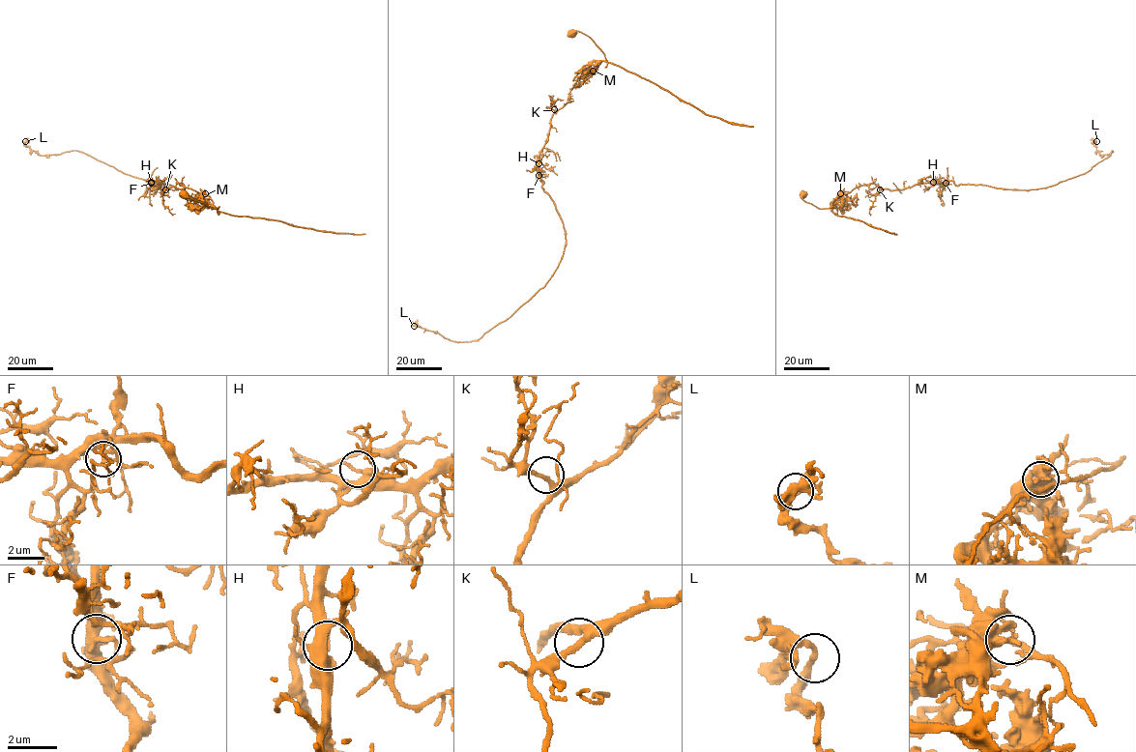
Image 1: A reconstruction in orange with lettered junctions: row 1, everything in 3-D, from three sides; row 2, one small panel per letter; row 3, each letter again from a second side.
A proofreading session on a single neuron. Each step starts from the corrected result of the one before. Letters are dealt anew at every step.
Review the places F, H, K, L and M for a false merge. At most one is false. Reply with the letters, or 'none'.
M

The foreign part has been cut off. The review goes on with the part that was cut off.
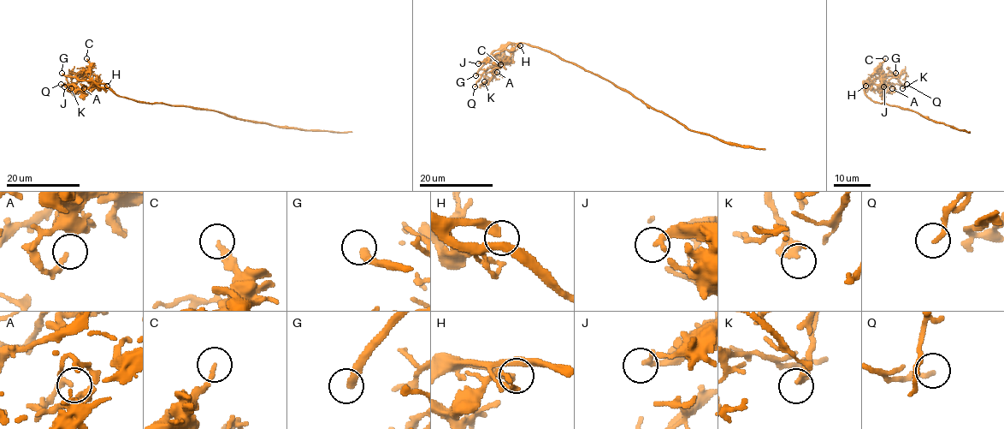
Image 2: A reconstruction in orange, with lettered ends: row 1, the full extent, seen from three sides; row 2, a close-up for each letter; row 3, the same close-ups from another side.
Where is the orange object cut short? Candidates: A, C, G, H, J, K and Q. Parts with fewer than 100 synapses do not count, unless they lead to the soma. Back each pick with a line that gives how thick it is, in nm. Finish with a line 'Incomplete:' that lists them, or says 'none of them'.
G: Thickness 280 nm
Incomplete: G

